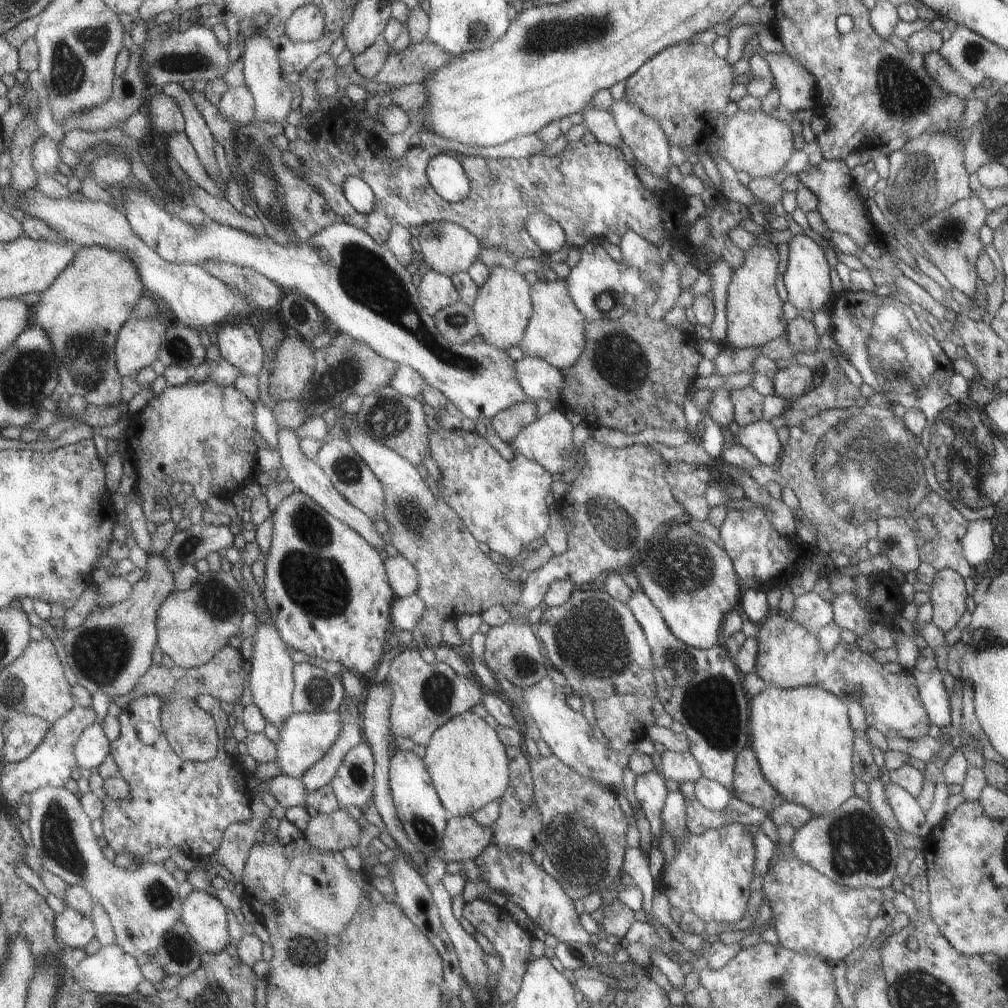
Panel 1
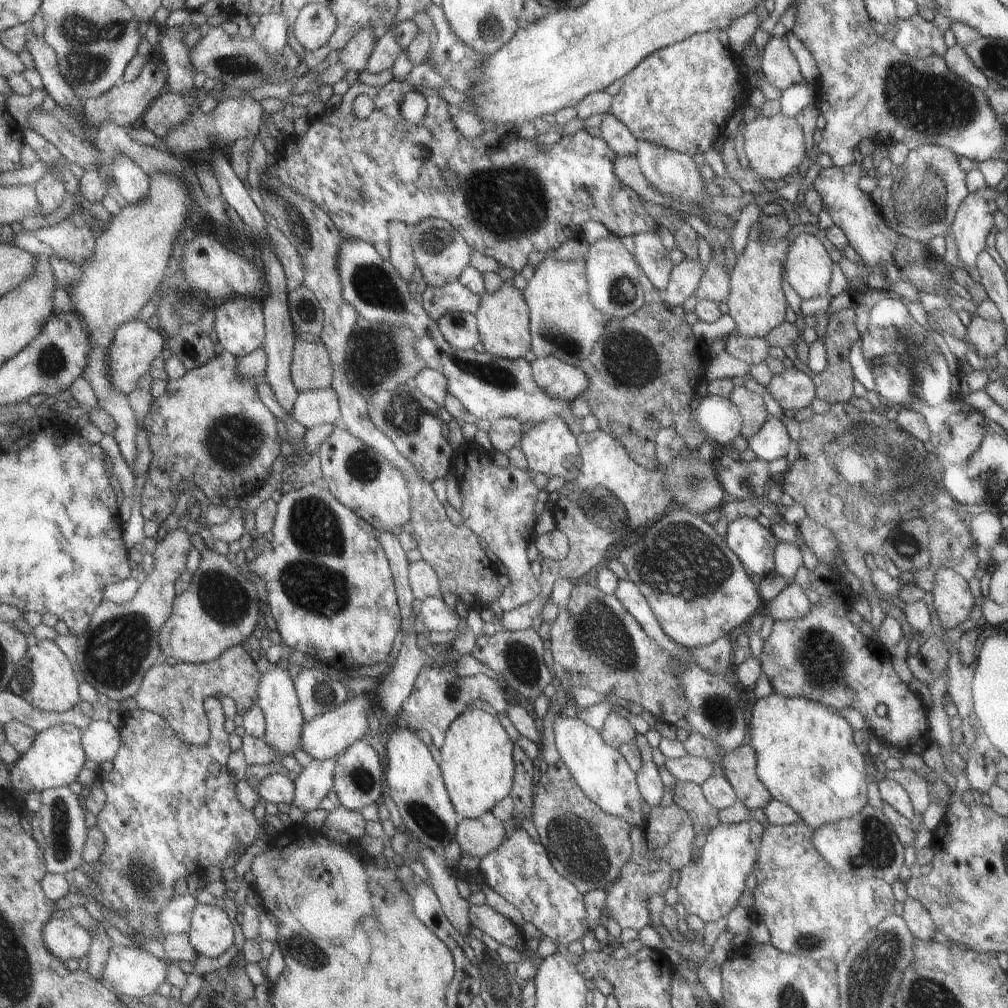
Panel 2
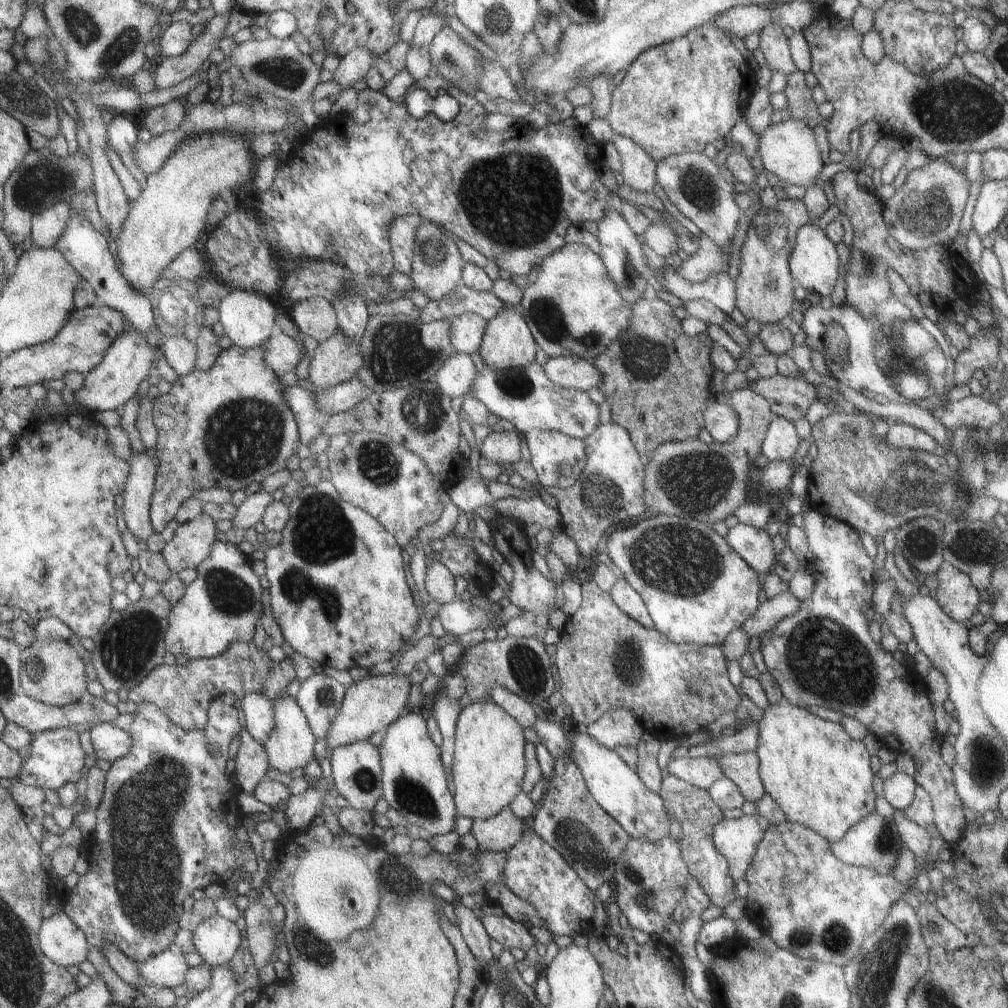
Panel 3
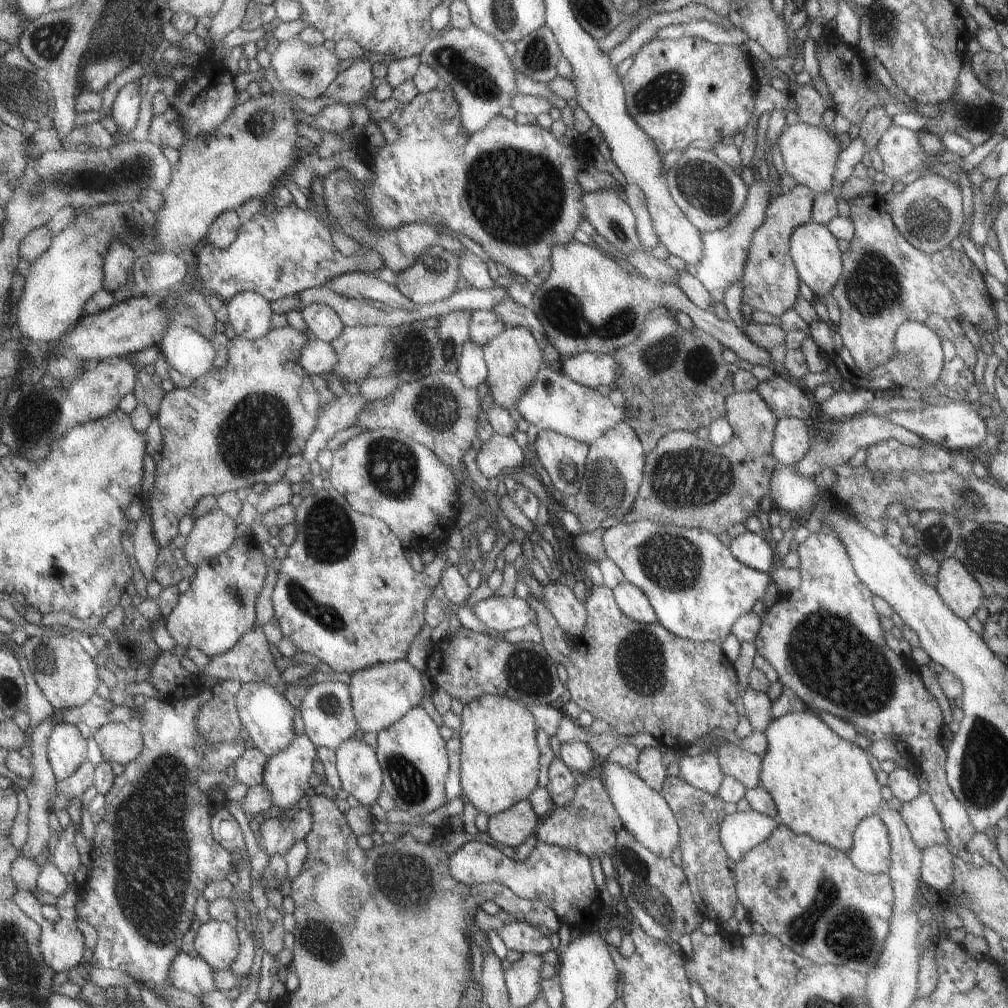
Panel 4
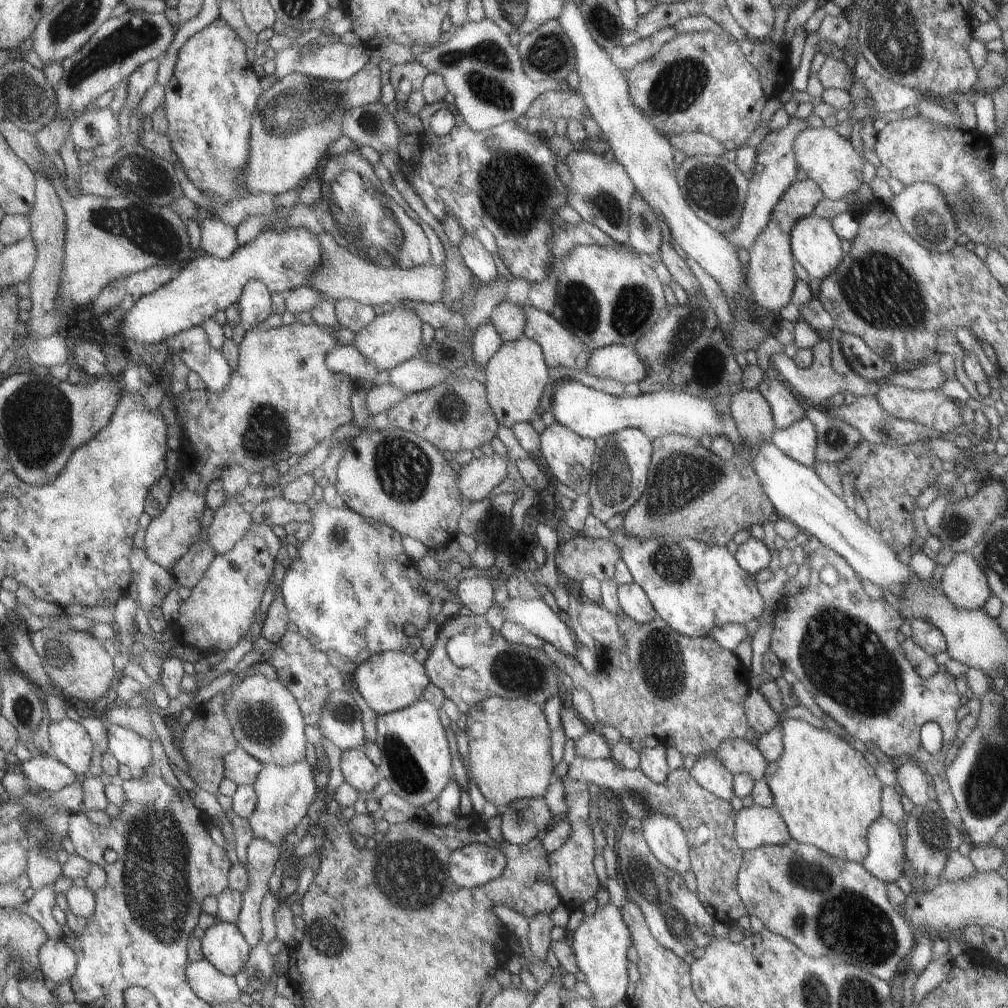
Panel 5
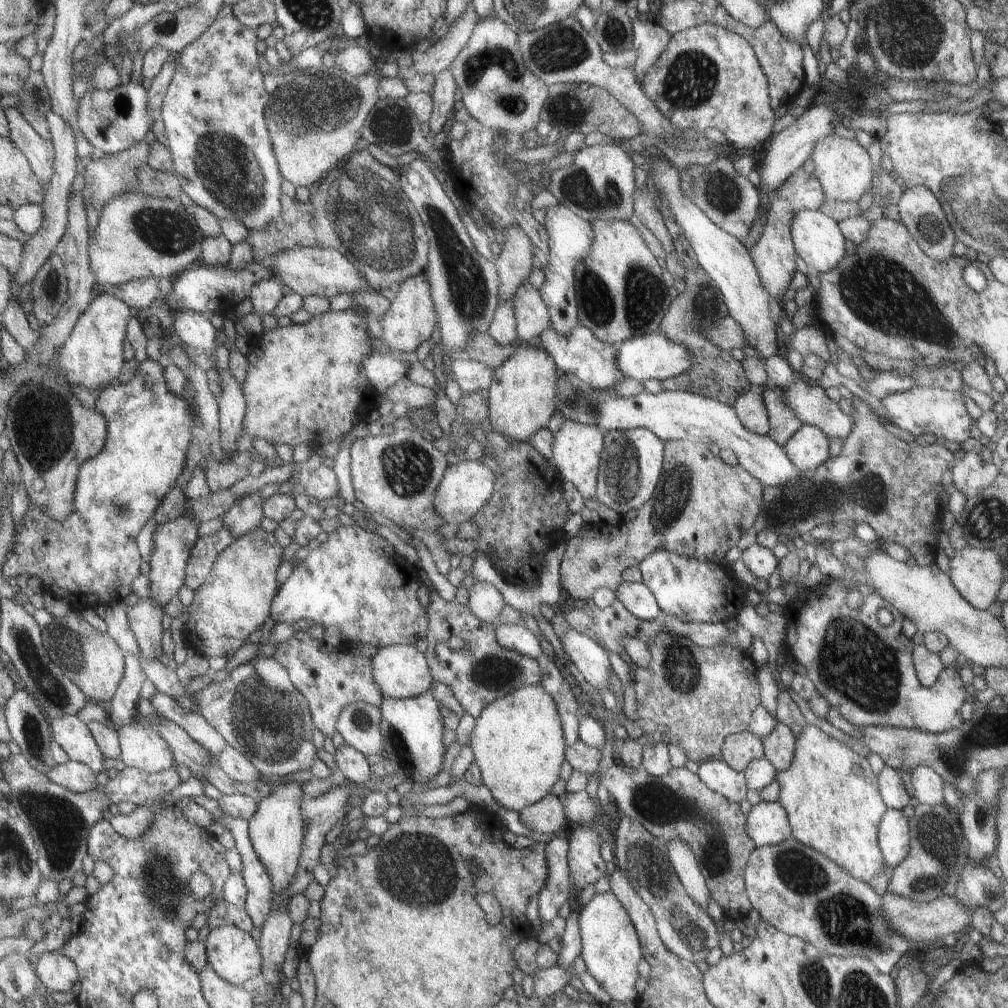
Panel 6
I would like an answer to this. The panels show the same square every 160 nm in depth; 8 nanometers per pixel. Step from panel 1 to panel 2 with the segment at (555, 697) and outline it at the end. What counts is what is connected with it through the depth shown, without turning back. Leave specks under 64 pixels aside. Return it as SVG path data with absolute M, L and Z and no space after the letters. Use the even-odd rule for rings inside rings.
M557 718L553 721L553 740L559 759L570 771L577 786L584 795L594 802L603 812L627 821L631 827L645 824L641 803L644 801L637 790L635 773L629 768L625 759L616 748L607 746L601 735L592 727L573 718Z

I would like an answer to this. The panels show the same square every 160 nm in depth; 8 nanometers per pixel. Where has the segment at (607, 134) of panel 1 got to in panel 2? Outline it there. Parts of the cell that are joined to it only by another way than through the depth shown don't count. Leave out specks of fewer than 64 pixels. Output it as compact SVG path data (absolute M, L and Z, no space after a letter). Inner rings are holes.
M605 113L598 128L600 137L616 155L634 156L636 138L612 114Z

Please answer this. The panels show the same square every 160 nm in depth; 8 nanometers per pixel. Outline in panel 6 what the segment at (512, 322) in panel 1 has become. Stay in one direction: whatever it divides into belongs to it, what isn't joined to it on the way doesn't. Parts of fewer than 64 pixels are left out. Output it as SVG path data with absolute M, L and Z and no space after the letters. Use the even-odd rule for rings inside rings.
M518 344L514 354L495 371L495 378L488 390L490 400L490 426L502 435L519 442L531 439L545 428L547 420L555 412L554 360L543 349Z

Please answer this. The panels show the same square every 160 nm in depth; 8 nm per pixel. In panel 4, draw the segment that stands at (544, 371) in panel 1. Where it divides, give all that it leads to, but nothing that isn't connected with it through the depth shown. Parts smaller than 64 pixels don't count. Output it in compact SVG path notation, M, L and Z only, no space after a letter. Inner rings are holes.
M585 351L563 357L561 374L577 384L596 389L599 385L613 385L620 375L620 364L613 353L597 354Z

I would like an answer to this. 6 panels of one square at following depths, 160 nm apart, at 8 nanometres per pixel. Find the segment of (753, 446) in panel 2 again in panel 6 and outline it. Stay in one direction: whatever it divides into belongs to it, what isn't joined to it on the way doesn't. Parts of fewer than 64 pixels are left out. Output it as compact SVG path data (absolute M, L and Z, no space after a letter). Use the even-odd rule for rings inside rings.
M801 424L781 448L791 464L804 473L809 468L817 468L828 459L828 439L818 428Z

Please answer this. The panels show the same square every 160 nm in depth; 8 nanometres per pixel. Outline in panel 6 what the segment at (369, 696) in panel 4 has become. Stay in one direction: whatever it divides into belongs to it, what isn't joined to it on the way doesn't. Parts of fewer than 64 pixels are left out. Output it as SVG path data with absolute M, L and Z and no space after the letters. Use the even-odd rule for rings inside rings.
M398 644L381 647L372 657L375 682L381 687L384 698L409 698L425 694L434 686L434 676L426 653L421 653L415 645Z

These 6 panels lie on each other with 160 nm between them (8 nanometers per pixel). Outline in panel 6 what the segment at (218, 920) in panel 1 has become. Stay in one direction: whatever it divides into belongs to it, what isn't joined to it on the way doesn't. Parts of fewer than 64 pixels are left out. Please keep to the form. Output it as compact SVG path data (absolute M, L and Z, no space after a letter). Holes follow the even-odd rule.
M223 925L210 931L205 940L209 966L227 982L243 986L247 980L256 977L260 979L264 969L262 951L259 940L255 940L249 932L235 925Z

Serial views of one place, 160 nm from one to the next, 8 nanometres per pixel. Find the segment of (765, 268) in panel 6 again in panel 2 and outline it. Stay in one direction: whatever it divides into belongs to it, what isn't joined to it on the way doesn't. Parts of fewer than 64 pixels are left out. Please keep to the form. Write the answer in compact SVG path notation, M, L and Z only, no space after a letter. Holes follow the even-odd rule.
M766 209L751 224L743 252L736 256L729 272L729 292L726 298L727 315L736 324L734 334L744 337L762 337L769 329L784 321L787 308L781 291L781 273L788 251L787 231L791 224L782 209Z

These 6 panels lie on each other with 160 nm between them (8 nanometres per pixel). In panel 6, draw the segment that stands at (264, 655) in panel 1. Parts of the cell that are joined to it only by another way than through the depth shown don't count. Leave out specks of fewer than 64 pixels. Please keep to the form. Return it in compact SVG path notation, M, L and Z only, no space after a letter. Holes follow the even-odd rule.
M289 782L271 786L274 788L272 793L259 803L255 816L250 818L247 824L258 857L271 875L275 898L275 895L277 897L285 895L297 876L305 840L305 828L308 825L302 813L302 798L305 795L301 790L301 783Z

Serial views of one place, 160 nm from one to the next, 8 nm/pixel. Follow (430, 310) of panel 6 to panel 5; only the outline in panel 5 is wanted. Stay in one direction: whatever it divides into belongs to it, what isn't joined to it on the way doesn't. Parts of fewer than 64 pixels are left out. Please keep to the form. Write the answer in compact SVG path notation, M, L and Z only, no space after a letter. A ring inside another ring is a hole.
M396 304L391 312L377 316L363 330L357 330L353 336L353 346L363 354L363 358L377 366L377 370L389 370L417 357L423 344L423 320L407 306Z

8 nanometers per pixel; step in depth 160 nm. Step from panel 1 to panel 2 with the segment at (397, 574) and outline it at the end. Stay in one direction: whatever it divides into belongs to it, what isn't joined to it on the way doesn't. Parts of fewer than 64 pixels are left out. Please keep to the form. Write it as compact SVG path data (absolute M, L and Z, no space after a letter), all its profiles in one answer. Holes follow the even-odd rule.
M425 560L410 562L410 583L416 598L421 601L443 596L440 576Z

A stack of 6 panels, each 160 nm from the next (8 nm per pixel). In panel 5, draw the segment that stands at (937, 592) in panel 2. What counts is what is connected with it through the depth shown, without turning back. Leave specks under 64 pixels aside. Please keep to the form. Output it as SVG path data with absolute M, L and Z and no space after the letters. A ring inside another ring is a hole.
M967 551L953 555L937 588L959 609L982 609L991 596L983 570Z

